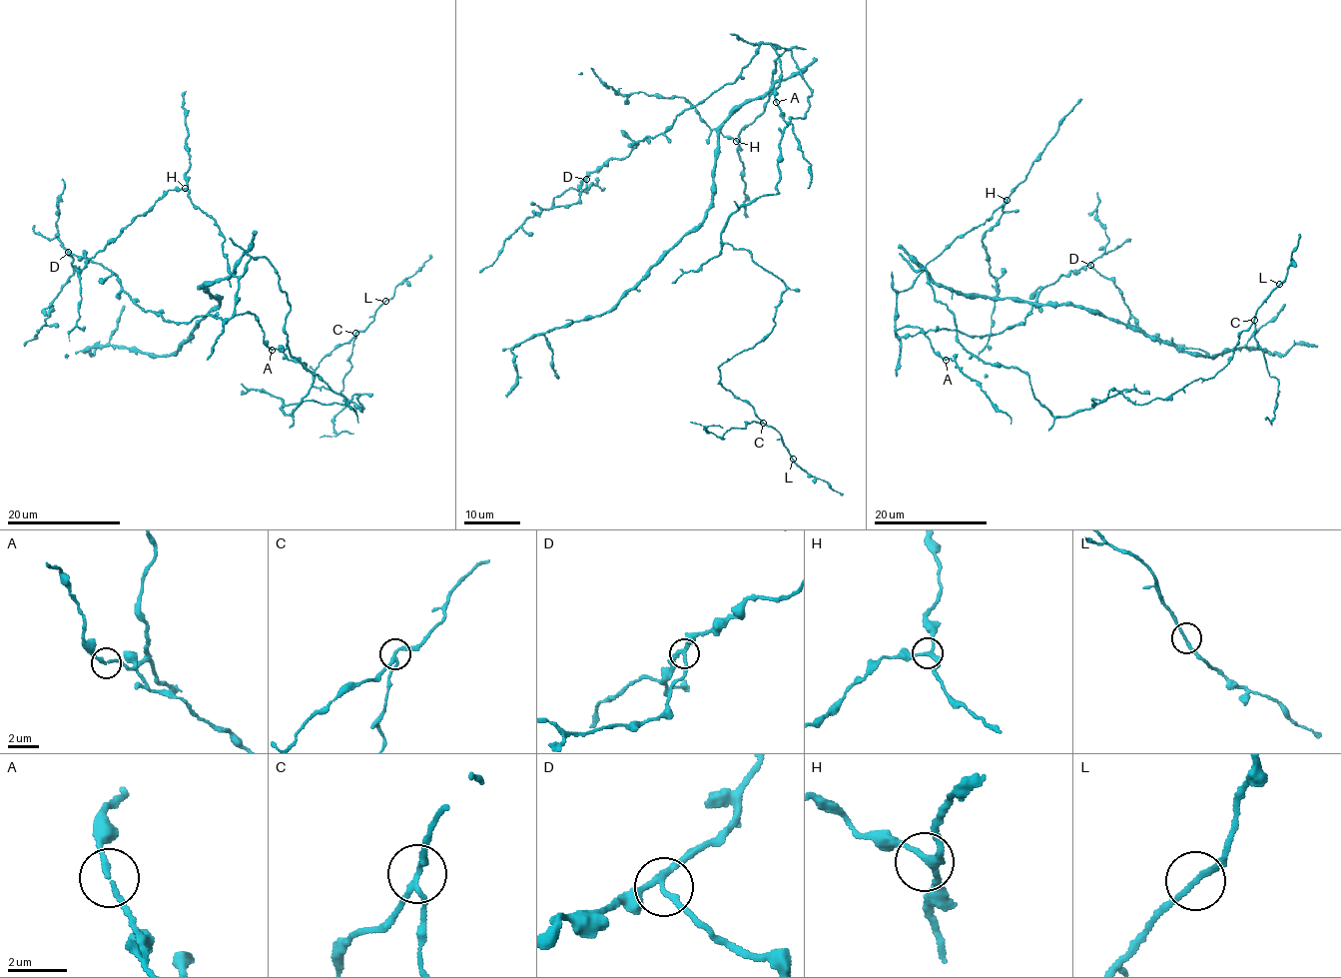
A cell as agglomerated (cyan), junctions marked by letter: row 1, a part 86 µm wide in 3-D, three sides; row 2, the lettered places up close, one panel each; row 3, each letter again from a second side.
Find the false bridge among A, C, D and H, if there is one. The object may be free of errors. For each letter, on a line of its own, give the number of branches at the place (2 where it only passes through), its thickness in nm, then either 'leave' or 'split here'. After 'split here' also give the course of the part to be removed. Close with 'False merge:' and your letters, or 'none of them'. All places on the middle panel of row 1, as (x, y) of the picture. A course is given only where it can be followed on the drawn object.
A: branches 2; calibre 180 nm; leave
C: branches 3; calibre 160 nm; split here; course (762, 423), (718, 368), (771, 331), (785, 283), (721, 230), (778, 194), (782, 134), (811, 96), (791, 50)
D: branches 3; calibre 200 nm; leave
H: branches 3; calibre 200 nm; leave
False merge: C

